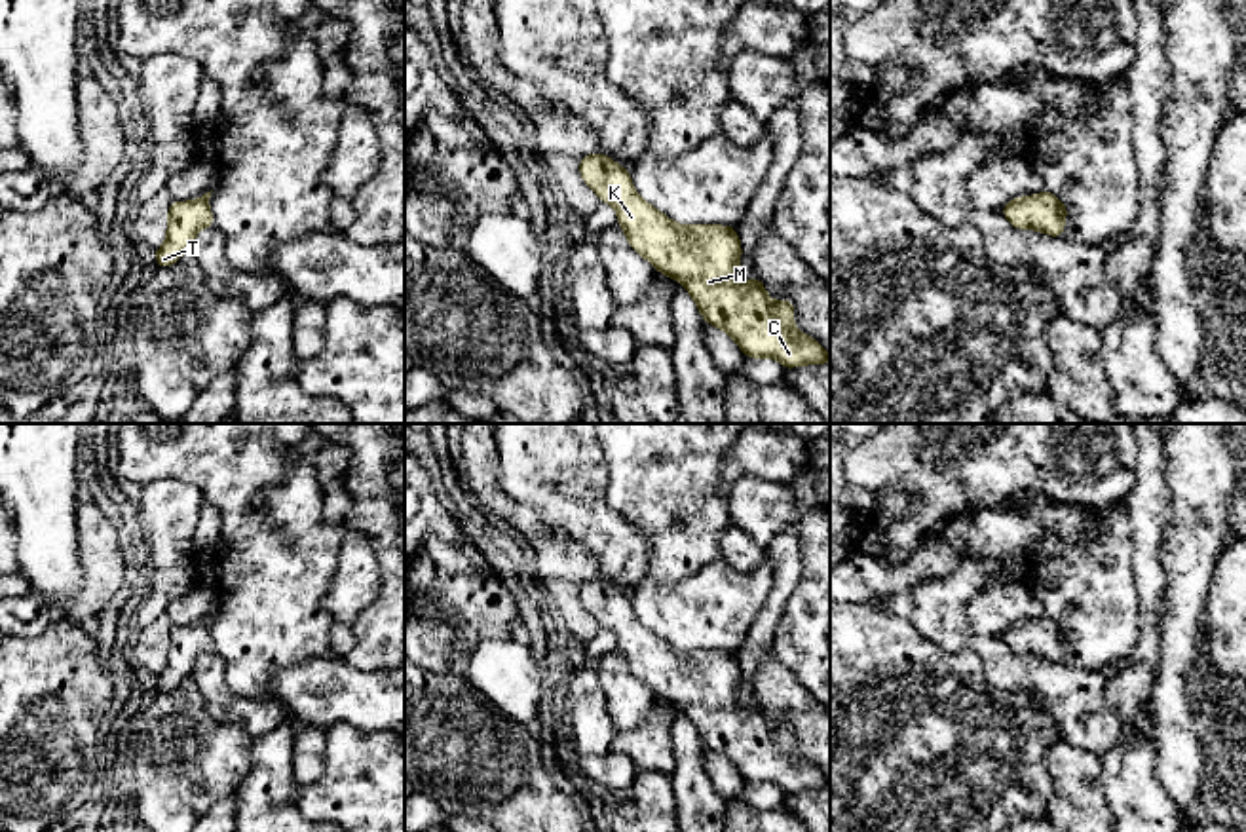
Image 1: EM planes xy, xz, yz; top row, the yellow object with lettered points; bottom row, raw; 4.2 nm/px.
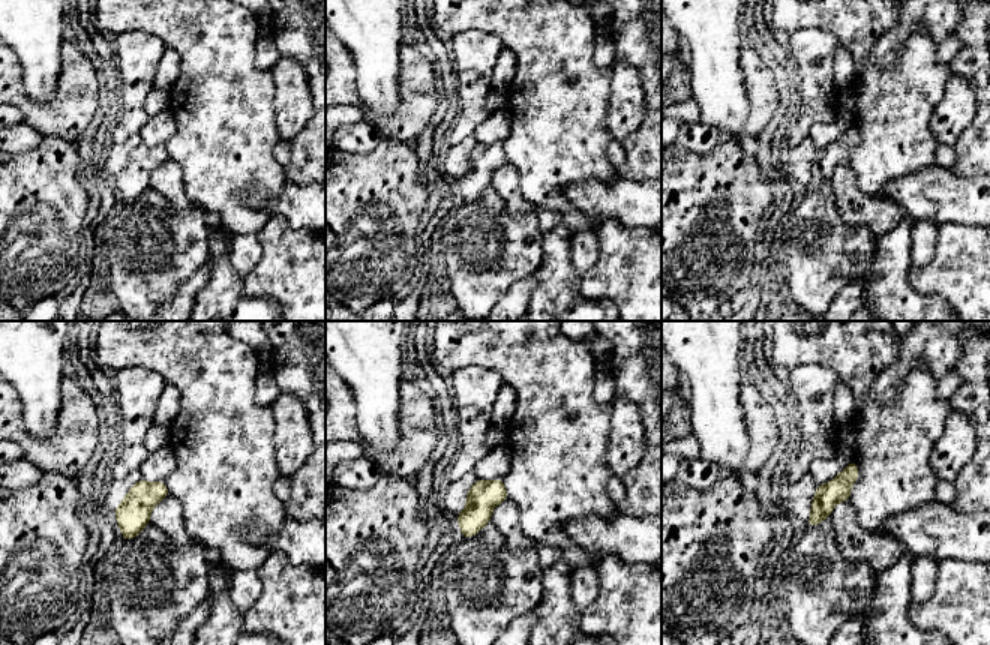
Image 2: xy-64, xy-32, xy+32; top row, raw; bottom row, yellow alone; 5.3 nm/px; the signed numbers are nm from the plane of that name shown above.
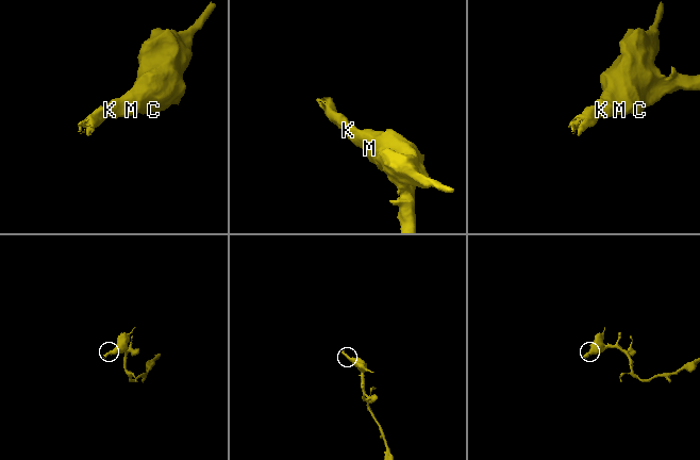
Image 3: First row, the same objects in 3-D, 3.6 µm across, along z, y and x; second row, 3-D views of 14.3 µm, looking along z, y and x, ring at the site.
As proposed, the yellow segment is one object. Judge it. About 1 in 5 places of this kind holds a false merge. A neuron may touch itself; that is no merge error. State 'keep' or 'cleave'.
keep

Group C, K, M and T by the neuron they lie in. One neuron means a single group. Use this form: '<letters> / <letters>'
C K M T

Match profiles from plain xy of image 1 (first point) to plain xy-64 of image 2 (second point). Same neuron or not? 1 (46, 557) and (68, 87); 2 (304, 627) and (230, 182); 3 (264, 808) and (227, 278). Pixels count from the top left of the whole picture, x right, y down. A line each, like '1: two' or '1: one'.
1: two
2: one
3: one

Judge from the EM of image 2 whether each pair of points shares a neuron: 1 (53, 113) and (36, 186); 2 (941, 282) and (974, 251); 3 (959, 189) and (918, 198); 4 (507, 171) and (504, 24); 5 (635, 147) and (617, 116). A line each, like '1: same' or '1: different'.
1: different
2: same
3: same
4: different
5: different

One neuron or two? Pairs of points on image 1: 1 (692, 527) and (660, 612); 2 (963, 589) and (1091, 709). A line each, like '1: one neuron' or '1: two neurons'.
1: two neurons
2: one neuron

